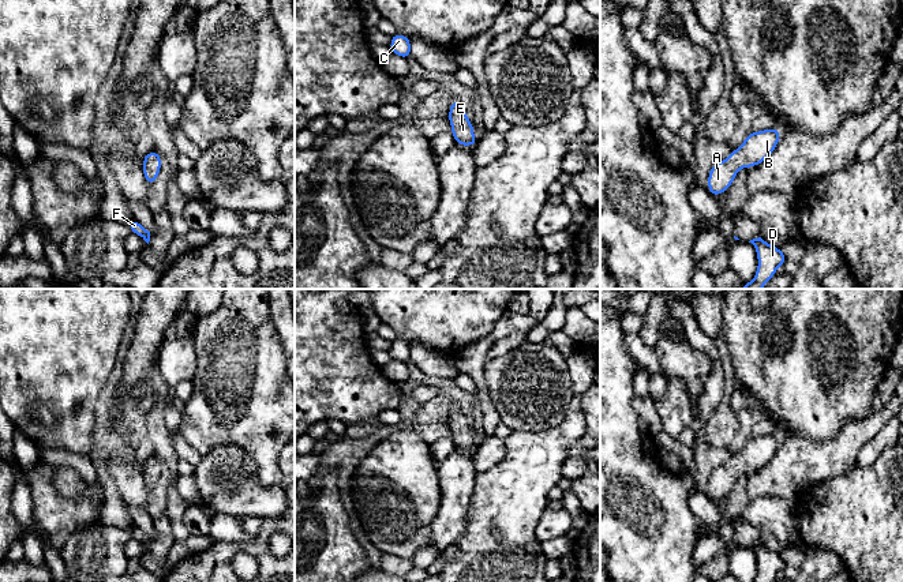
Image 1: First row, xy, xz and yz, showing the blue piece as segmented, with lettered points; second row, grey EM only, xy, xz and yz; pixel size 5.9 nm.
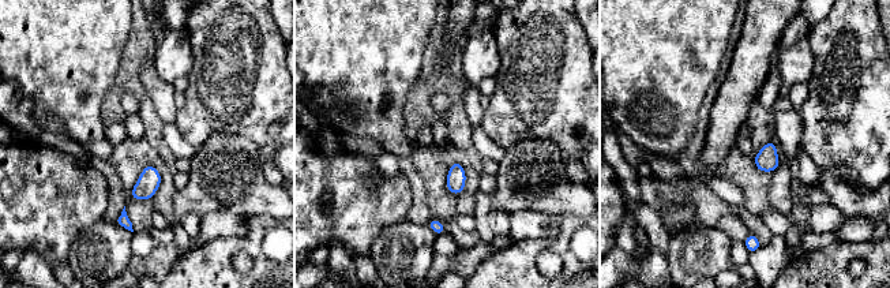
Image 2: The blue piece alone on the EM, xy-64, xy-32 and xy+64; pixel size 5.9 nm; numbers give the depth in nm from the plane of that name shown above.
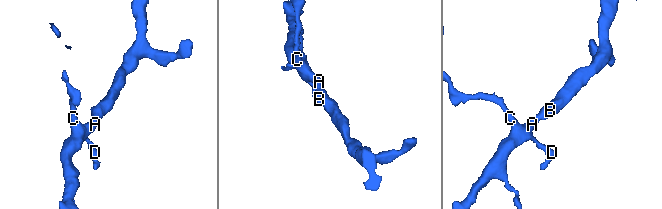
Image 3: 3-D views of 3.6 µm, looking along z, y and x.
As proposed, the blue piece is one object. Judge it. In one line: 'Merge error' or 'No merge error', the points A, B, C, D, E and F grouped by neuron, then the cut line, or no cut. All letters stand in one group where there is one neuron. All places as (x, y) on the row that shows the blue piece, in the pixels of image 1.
No merge error. Groups: A B C D E F. No split

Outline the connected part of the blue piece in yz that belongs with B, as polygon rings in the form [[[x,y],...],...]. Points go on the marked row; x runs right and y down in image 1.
[[[776,128],[750,132],[737,150],[711,168],[709,194],[716,196],[726,192],[741,168],[752,168],[764,162],[775,151],[780,134]]]

